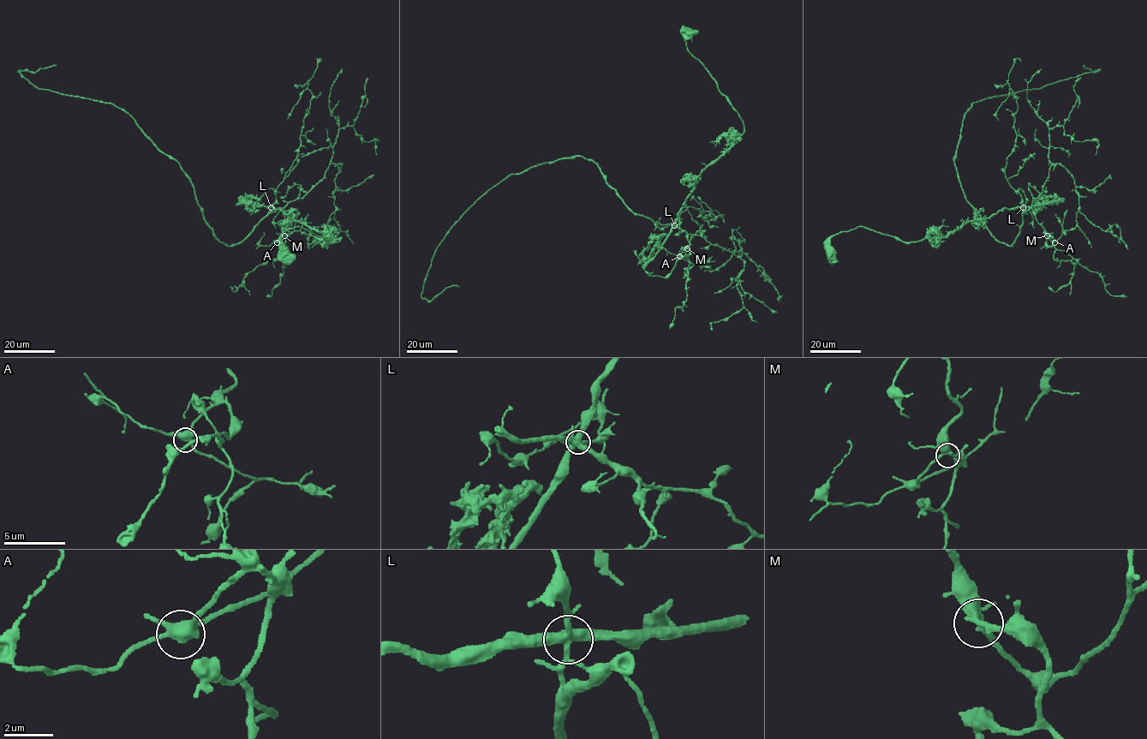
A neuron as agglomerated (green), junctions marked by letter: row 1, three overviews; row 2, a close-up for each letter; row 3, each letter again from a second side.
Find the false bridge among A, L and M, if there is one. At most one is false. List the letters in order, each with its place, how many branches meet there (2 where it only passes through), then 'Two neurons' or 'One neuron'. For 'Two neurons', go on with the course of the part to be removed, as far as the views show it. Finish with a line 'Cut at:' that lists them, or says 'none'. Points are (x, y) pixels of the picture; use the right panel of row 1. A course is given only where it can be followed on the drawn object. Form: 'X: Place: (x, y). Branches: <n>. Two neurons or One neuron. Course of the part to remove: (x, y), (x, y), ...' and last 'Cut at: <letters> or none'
A: Place: (1054, 242). Branches: 4. One neuron
L: Place: (1023, 207). Branches: 4. Two neurons. Course of the part to remove: (1023, 206), (1020, 232), (1006, 246), (966, 199), (954, 161), (964, 116), (973, 103), (1098, 70), (1084, 65)
M: Place: (1047, 235). Branches: 4. One neuron
Cut at: L

